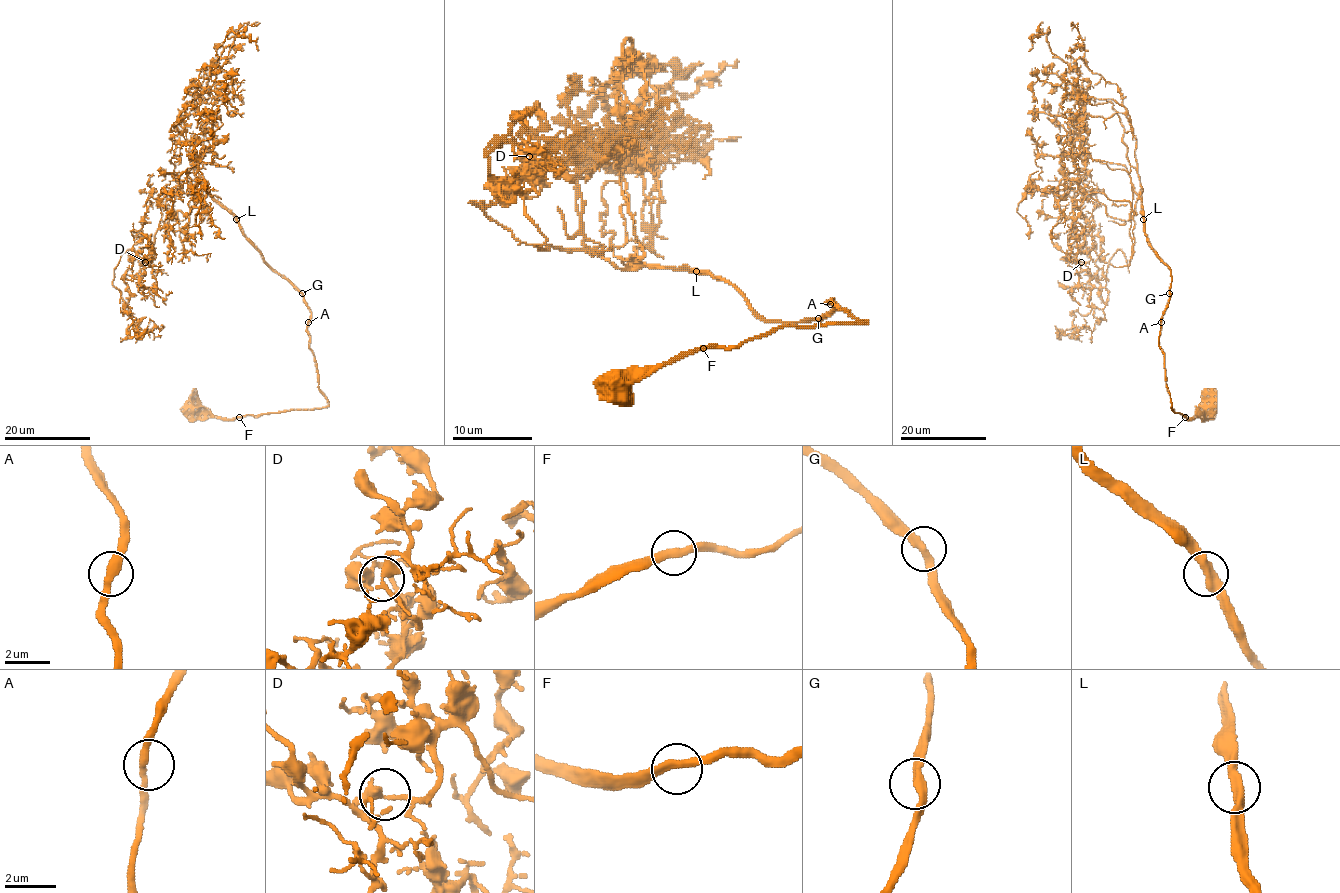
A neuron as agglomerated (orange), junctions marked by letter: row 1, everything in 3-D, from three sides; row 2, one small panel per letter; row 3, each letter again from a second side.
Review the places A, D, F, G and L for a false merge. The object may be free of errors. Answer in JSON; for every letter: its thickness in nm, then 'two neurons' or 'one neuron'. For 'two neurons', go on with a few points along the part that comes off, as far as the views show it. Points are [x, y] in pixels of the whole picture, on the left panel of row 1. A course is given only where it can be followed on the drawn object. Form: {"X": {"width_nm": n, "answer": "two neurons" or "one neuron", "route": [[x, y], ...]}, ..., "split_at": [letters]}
{"A": {"width_nm": 340, "answer": "one neuron"}, "D": {"width_nm": 320, "answer": "one neuron"}, "F": {"width_nm": 320, "answer": "one neuron"}, "G": {"width_nm": 320, "answer": "one neuron"}, "L": {"width_nm": 380, "answer": "one neuron"}, "split_at": []}

